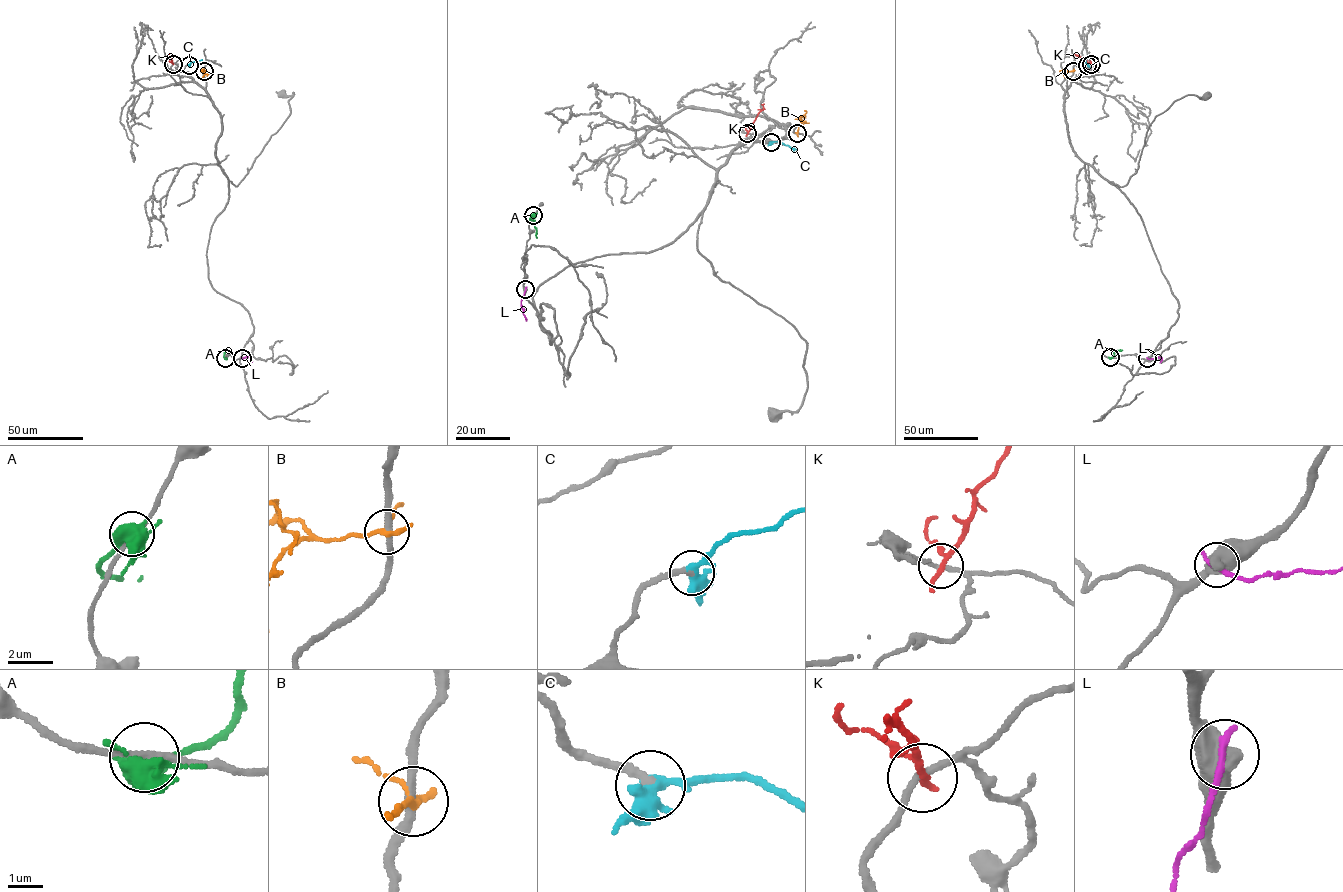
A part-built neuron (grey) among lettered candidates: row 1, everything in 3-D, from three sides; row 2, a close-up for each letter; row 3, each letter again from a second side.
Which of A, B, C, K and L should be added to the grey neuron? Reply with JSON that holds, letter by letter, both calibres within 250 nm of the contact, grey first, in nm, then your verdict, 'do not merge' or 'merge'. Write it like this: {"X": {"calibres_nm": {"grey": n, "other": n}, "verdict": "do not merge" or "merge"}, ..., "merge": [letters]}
{"A": {"calibres_nm": {"grey": 180, "other": 480}, "verdict": "do not merge"}, "B": {"calibres_nm": {"grey": 240, "other": 150}, "verdict": "do not merge"}, "C": {"calibres_nm": {"grey": 240, "other": 360}, "verdict": "merge"}, "K": {"calibres_nm": {"grey": 180, "other": 150}, "verdict": "do not merge"}, "L": {"calibres_nm": {"grey": 650, "other": 240}, "verdict": "do not merge"}, "merge": ["C"]}

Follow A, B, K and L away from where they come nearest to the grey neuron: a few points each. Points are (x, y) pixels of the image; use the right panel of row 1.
A: (1110, 357), (1122, 349)
B: (1073, 71), (1060, 72)
K: (1091, 64), (1076, 54)
L: (1148, 358), (1161, 357), (1159, 362)

